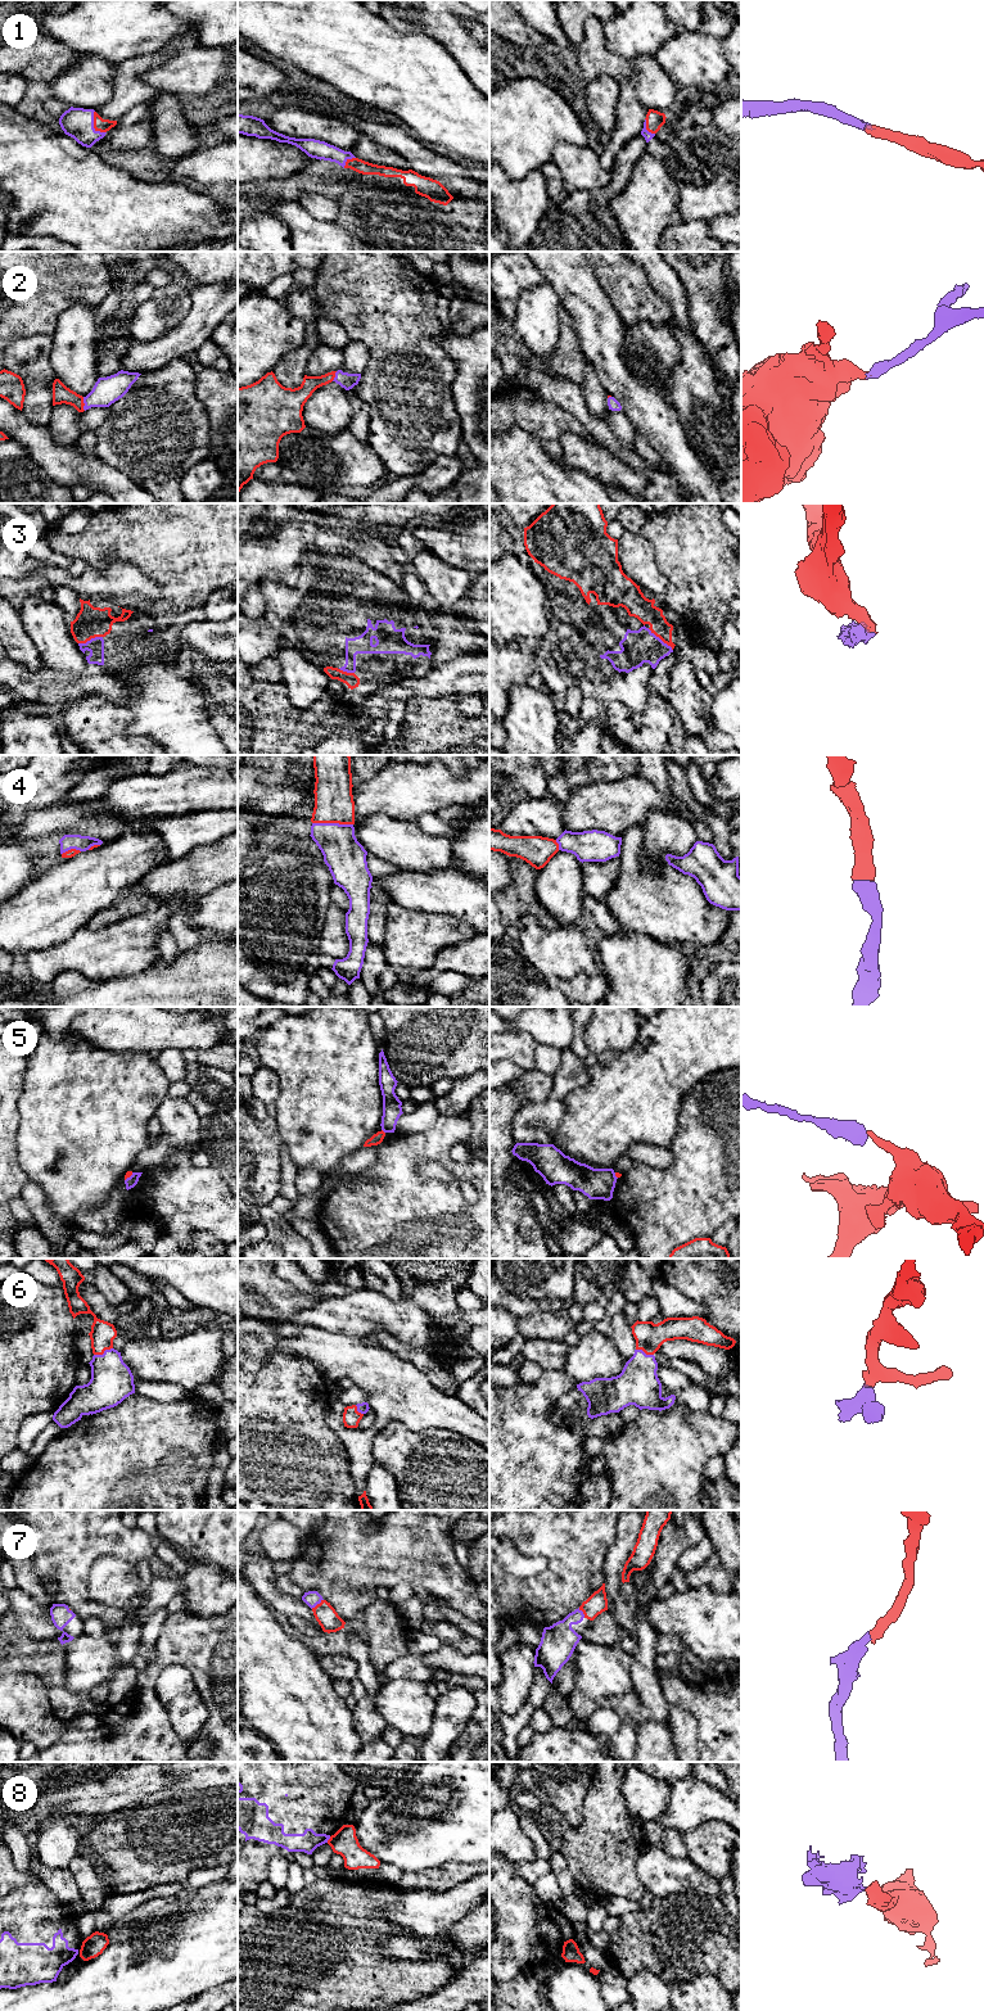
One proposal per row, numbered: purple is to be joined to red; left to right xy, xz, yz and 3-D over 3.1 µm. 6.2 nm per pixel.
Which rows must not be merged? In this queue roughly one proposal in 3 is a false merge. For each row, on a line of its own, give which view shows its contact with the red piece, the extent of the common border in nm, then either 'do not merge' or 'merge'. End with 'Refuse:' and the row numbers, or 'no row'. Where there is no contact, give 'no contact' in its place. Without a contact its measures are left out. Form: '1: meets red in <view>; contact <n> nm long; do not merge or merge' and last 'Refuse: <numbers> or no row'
1: meets red in xy; contact 160 nm long; merge
2: meets red in xy; contact 90 nm long; merge
3: meets red in yz; contact 220 nm long; merge
4: meets red in xz; contact 260 nm long; merge
5: meets red in xz; contact 40 nm long; do not merge
6: meets red in xy; contact 130 nm long; merge
7: meets red in xz; contact 100 nm long; merge
8: meets red in xz; contact 50 nm long; do not merge
Refuse: 5, 8

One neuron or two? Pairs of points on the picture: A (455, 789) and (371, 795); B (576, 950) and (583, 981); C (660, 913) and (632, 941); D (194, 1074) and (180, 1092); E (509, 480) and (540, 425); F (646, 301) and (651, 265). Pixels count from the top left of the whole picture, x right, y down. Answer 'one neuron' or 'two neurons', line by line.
A: one neuron
B: two neurons
C: two neurons
D: two neurons
E: two neurons
F: two neurons

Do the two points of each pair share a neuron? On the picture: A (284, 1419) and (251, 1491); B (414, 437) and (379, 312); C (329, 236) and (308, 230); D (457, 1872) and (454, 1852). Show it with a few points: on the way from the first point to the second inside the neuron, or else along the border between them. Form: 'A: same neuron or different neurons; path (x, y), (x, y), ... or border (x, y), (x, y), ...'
A: same neuron; path (269, 1437), (269, 1473)
B: same neuron; path (411, 406), (409, 374), (401, 343)
C: same neuron; path (324, 236), (314, 235)
D: different neurons; border (475, 1862), (445, 1862), (425, 1869)

